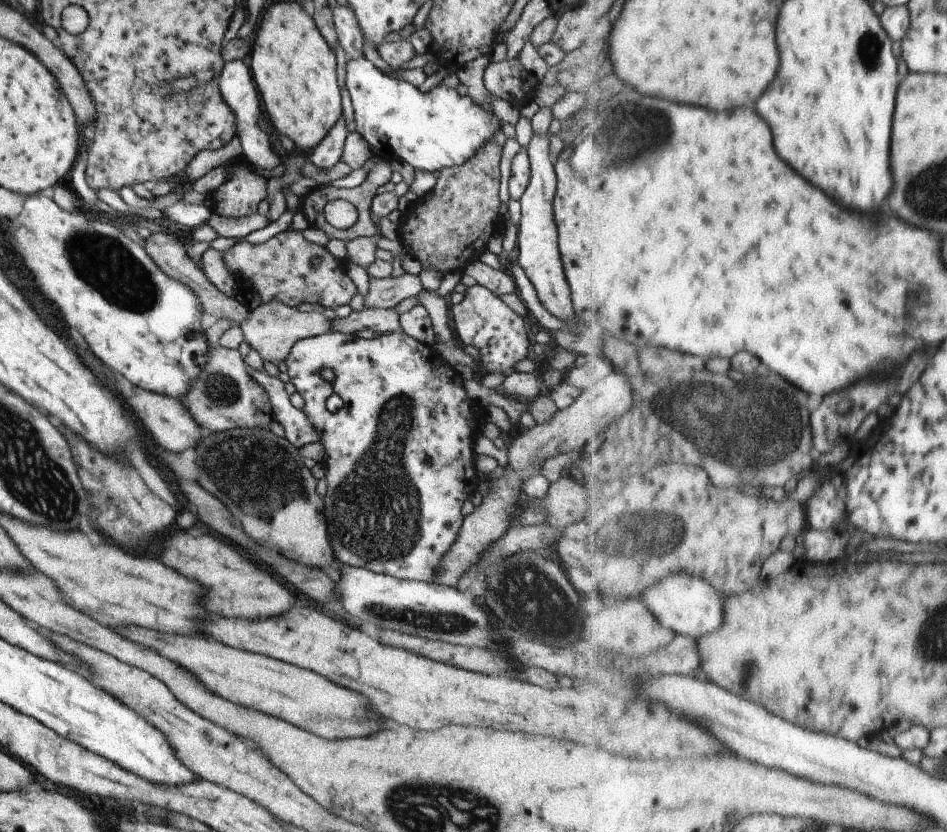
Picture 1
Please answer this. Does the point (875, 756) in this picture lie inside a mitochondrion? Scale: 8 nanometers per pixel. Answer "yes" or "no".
no

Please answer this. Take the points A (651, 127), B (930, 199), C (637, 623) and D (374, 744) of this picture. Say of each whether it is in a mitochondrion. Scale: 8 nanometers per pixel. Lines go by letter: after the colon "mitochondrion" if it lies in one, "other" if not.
A: mitochondrion
B: mitochondrion
C: other
D: other

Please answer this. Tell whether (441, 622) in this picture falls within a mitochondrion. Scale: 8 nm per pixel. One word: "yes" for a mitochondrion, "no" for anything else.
yes

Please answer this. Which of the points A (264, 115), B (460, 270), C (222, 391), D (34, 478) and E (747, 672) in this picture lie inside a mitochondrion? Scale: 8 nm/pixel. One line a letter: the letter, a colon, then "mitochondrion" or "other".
A: other
B: other
C: mitochondrion
D: mitochondrion
E: mitochondrion

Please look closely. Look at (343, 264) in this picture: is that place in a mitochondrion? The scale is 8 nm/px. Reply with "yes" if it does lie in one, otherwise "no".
no

